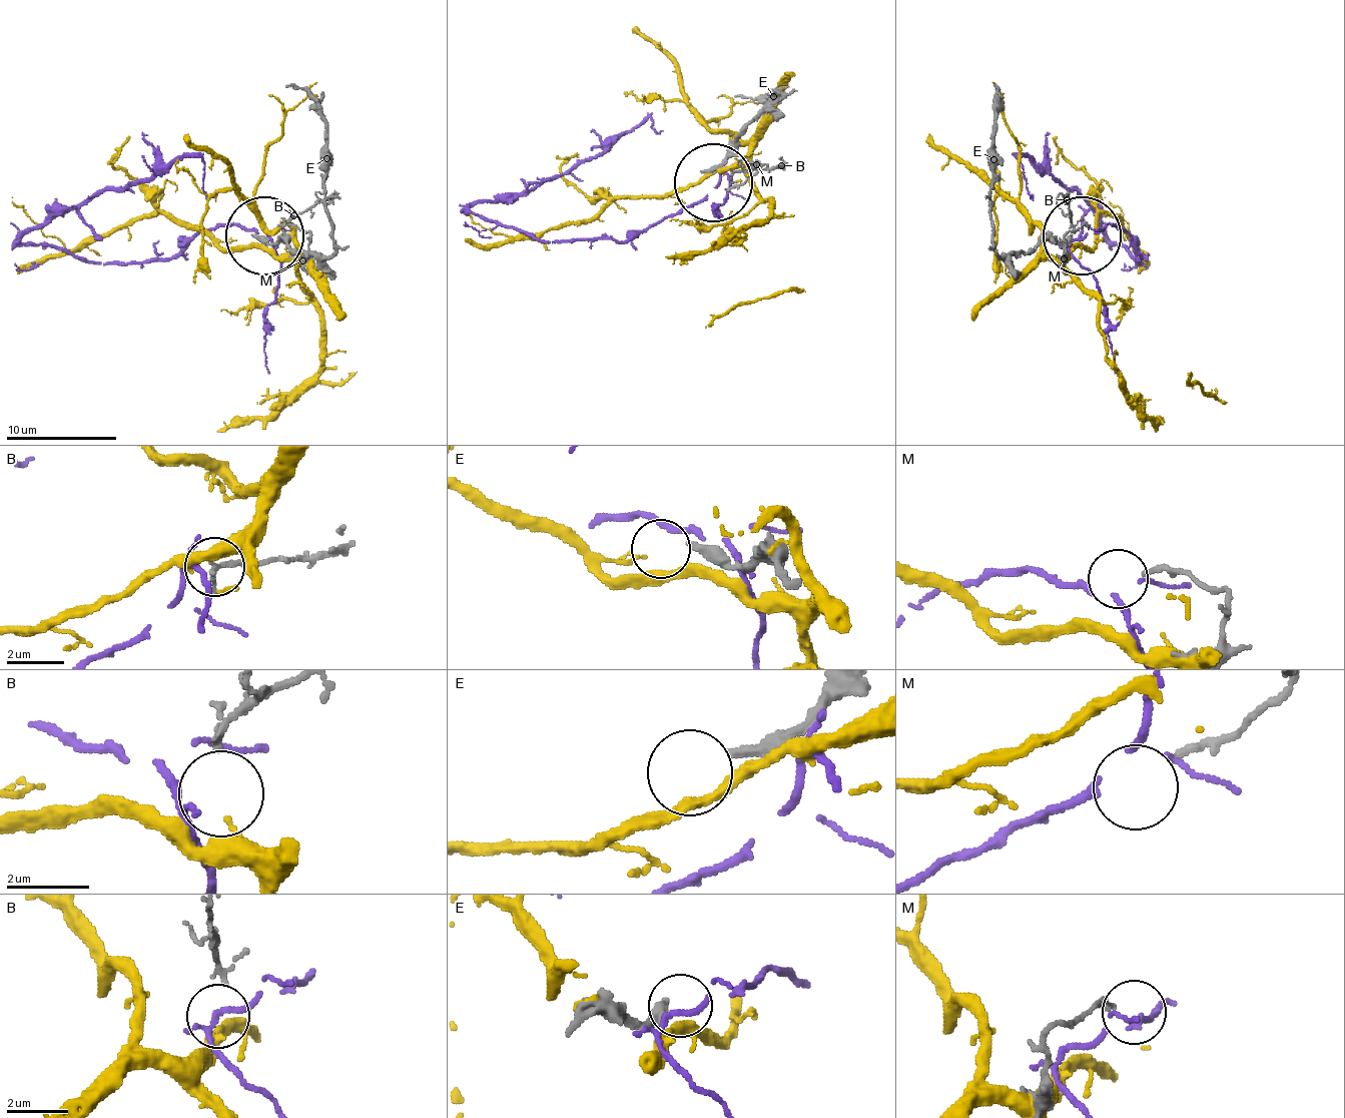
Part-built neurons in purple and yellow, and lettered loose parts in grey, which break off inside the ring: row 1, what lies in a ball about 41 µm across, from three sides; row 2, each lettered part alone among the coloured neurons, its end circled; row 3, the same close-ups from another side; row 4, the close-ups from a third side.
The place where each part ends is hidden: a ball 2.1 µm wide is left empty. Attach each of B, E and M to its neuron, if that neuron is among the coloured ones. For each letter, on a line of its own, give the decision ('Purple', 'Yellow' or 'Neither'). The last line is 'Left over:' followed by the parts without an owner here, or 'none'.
B: Yellow
E: Neither
M: Purple
Left over: E

